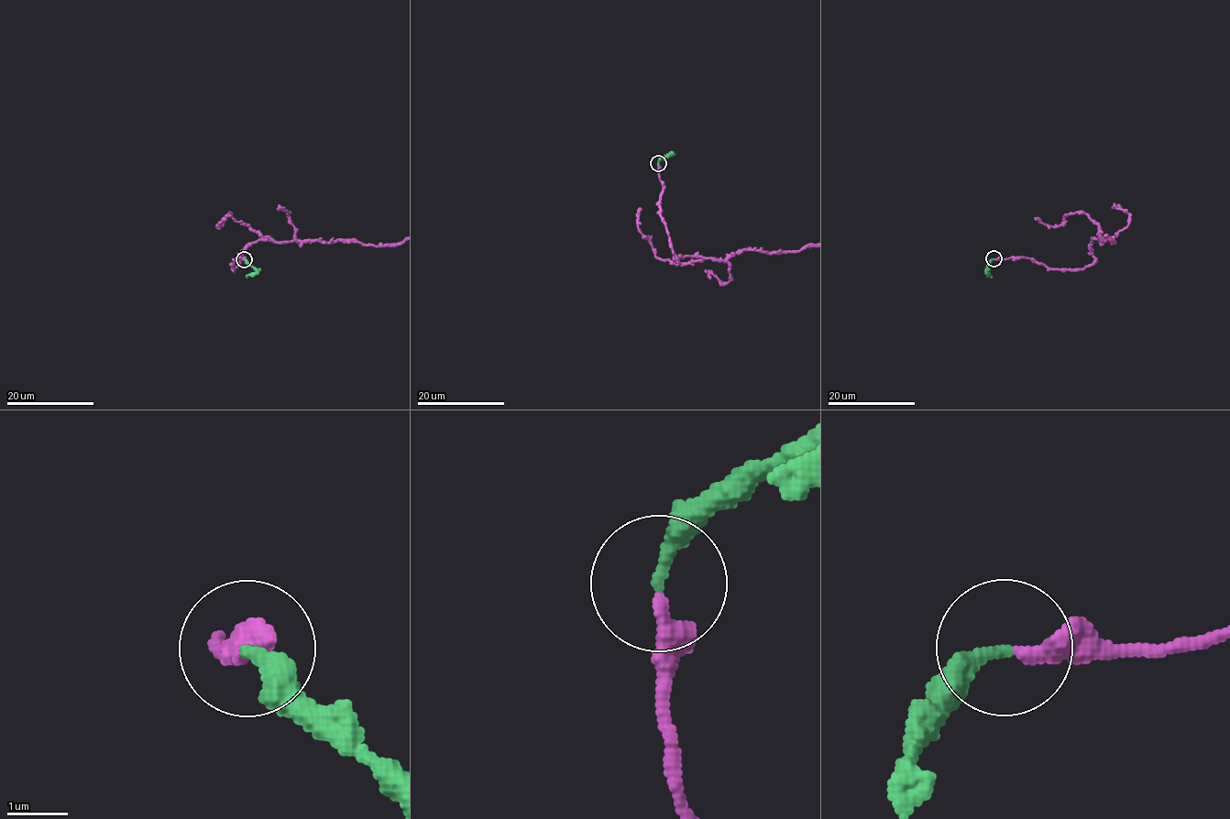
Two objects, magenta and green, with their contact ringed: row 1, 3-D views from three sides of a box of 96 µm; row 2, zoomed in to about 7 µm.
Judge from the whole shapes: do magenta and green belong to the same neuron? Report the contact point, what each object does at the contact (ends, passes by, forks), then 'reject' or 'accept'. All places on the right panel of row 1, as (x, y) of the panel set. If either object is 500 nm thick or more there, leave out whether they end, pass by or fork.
(993, 258) | magenta ends | green ends | accept

